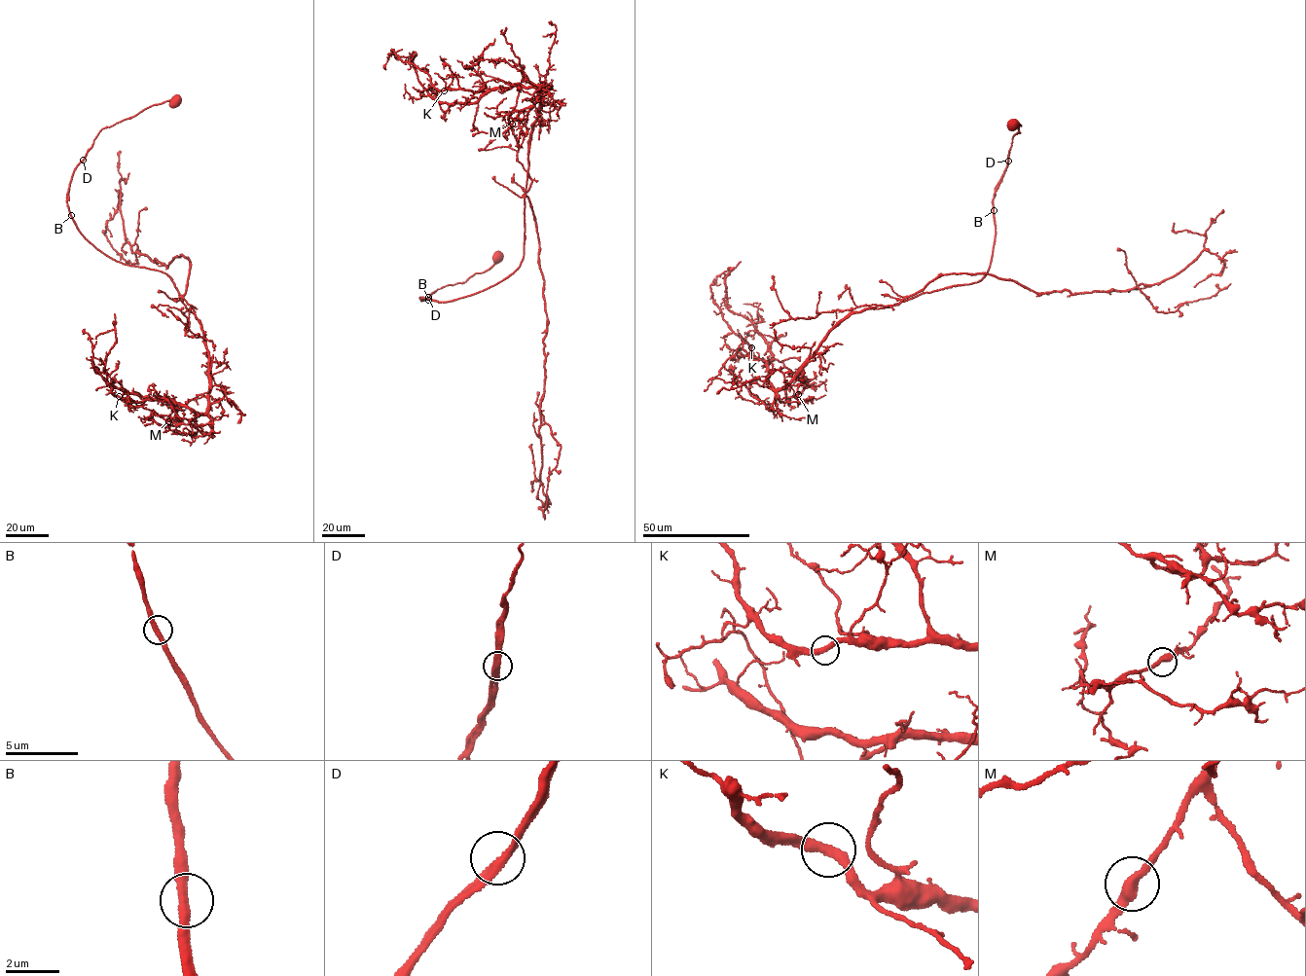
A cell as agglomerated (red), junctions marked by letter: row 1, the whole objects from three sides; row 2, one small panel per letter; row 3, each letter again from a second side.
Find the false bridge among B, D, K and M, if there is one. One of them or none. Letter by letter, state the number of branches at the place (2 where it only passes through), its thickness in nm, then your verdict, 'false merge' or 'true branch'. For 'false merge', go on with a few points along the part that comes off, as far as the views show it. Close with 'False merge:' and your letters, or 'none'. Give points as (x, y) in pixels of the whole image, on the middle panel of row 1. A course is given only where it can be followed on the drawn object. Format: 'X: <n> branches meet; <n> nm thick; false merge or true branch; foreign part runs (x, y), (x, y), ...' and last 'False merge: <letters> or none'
B: 2 branches meet; 340 nm thick; true branch
D: 2 branches meet; 360 nm thick; false merge; foreign part runs (428, 297), (448, 285), (464, 282), (474, 273), (489, 270), (500, 252)
K: 2 branches meet; 360 nm thick; true branch
M: 2 branches meet; 340 nm thick; true branch
False merge: D

